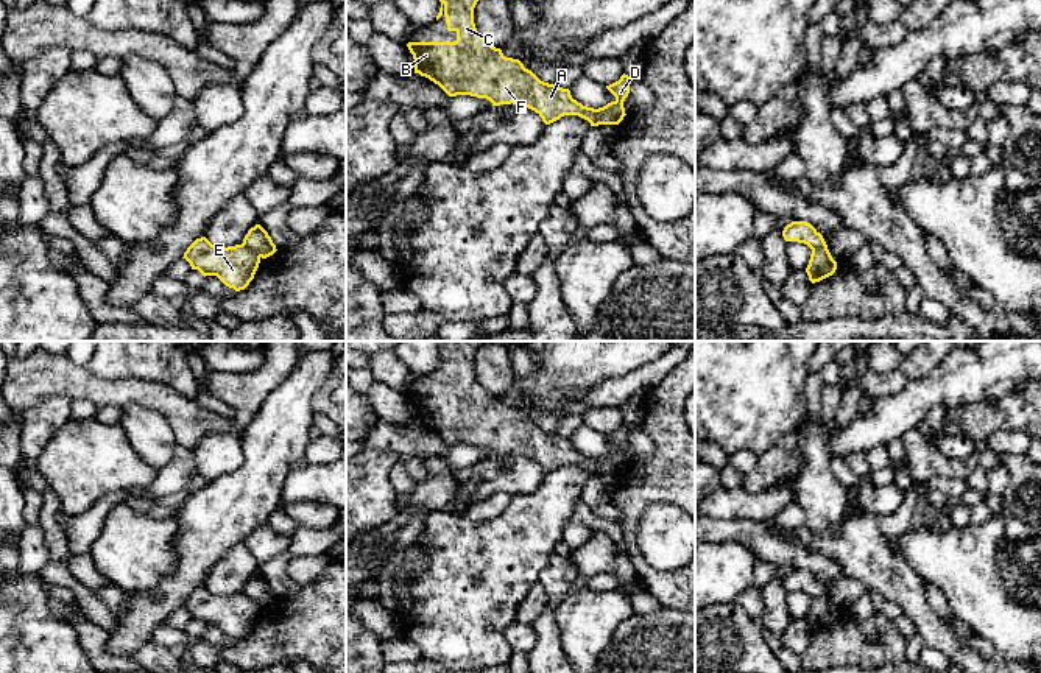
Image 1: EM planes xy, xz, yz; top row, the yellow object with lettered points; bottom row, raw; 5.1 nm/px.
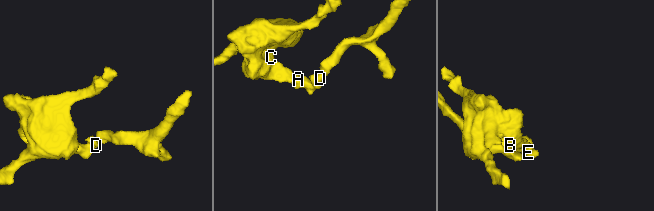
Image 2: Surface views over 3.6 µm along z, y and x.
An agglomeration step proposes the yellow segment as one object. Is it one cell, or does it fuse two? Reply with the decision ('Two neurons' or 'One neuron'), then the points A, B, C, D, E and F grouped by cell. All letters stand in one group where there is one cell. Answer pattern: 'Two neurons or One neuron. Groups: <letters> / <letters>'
Two neurons. Groups: A B C E F / D

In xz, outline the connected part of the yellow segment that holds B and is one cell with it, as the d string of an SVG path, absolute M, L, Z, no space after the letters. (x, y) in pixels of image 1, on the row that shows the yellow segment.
M439 0L441 8L436 20L444 14L449 31L457 33L455 42L408 42L407 47L415 59L415 73L438 84L449 97L471 95L486 98L492 106L517 104L535 111L545 125L564 115L578 115L598 126L598 111L583 106L572 98L569 89L541 81L519 59L506 58L500 48L486 42L475 28L474 8L478 0Z

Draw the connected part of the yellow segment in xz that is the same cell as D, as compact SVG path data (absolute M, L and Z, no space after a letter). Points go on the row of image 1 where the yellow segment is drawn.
M623 73L619 81L606 86L606 89L616 97L616 100L597 109L602 125L619 125L626 115L623 101L630 93L631 79L631 76Z

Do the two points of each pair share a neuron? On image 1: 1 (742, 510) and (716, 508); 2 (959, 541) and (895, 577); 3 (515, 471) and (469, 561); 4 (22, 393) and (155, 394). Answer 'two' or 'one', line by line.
1: one
2: two
3: two
4: one

